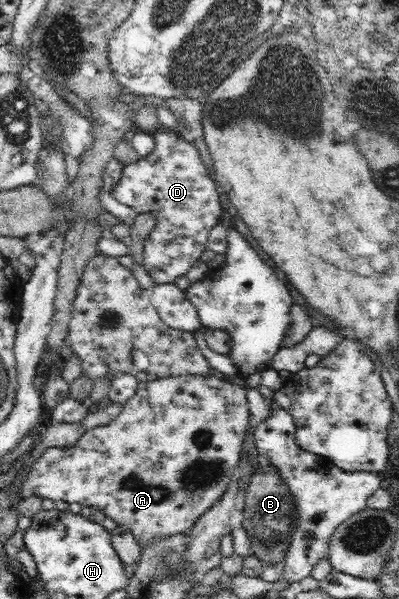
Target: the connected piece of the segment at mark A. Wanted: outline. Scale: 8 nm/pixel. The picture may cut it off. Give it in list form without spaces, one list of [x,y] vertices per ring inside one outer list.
[[[184,375],[151,380],[145,384],[139,383],[135,396],[124,405],[119,416],[109,422],[107,426],[97,426],[97,428],[87,430],[77,440],[77,444],[73,444],[73,446],[47,448],[33,462],[34,466],[29,475],[24,477],[24,484],[19,490],[19,495],[21,495],[21,498],[37,495],[54,501],[61,499],[66,500],[69,504],[79,502],[83,507],[95,506],[118,525],[128,528],[140,544],[149,544],[149,542],[153,542],[157,538],[169,538],[169,536],[175,536],[175,534],[190,534],[193,524],[205,512],[209,511],[209,508],[223,496],[224,492],[232,484],[231,478],[235,476],[235,471],[238,469],[239,456],[241,456],[239,452],[241,452],[241,444],[243,444],[249,418],[246,389],[239,386],[238,382],[231,382],[227,378]]]

